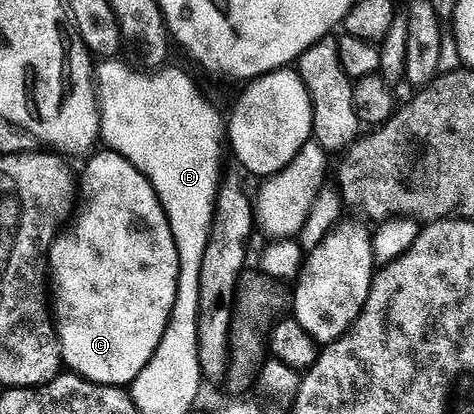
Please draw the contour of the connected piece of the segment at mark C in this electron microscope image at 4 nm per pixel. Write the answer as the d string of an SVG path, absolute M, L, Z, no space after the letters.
M113 151L105 152L95 152L85 162L85 164L87 163L86 170L80 173L80 208L77 210L69 228L59 233L58 238L54 240L53 245L50 247L48 273L52 278L52 316L56 322L58 342L62 348L62 359L65 368L71 373L78 374L85 381L95 381L98 385L126 387L137 379L140 371L144 371L144 367L152 359L154 352L160 347L162 336L168 327L177 299L181 263L178 258L178 248L176 247L176 239L170 226L170 220L160 203L158 192L152 187L152 183L136 166L128 163L128 159L124 159L119 153Z

